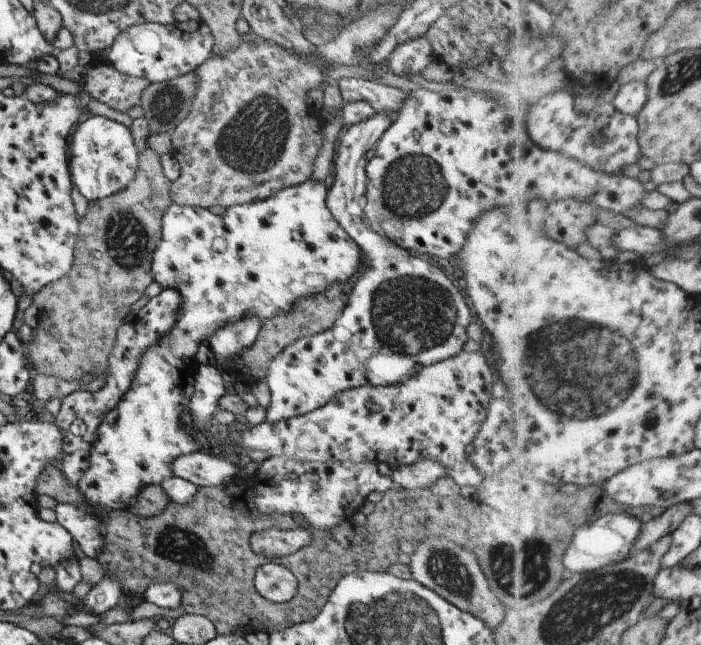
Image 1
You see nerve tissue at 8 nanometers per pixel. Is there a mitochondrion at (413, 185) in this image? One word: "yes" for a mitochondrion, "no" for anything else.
yes

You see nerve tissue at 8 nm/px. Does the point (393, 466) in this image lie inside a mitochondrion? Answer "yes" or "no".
no

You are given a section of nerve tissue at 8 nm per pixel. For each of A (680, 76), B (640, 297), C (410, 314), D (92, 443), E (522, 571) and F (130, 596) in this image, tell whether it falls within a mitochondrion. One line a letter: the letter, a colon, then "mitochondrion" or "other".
A: mitochondrion
B: other
C: mitochondrion
D: other
E: mitochondrion
F: other

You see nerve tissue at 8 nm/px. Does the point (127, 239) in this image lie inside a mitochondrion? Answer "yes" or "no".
yes

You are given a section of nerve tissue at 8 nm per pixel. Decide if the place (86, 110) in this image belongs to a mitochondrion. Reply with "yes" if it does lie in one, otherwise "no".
no

